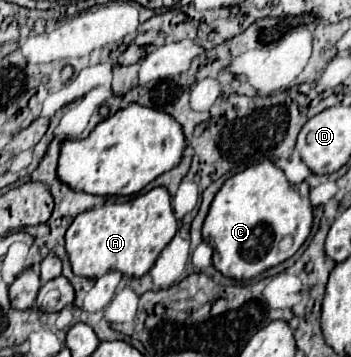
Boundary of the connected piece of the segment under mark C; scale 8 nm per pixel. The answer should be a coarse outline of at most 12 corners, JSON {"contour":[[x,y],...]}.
{"contour":[[270,160],[224,182],[202,226],[250,280],[312,230],[308,184]]}

